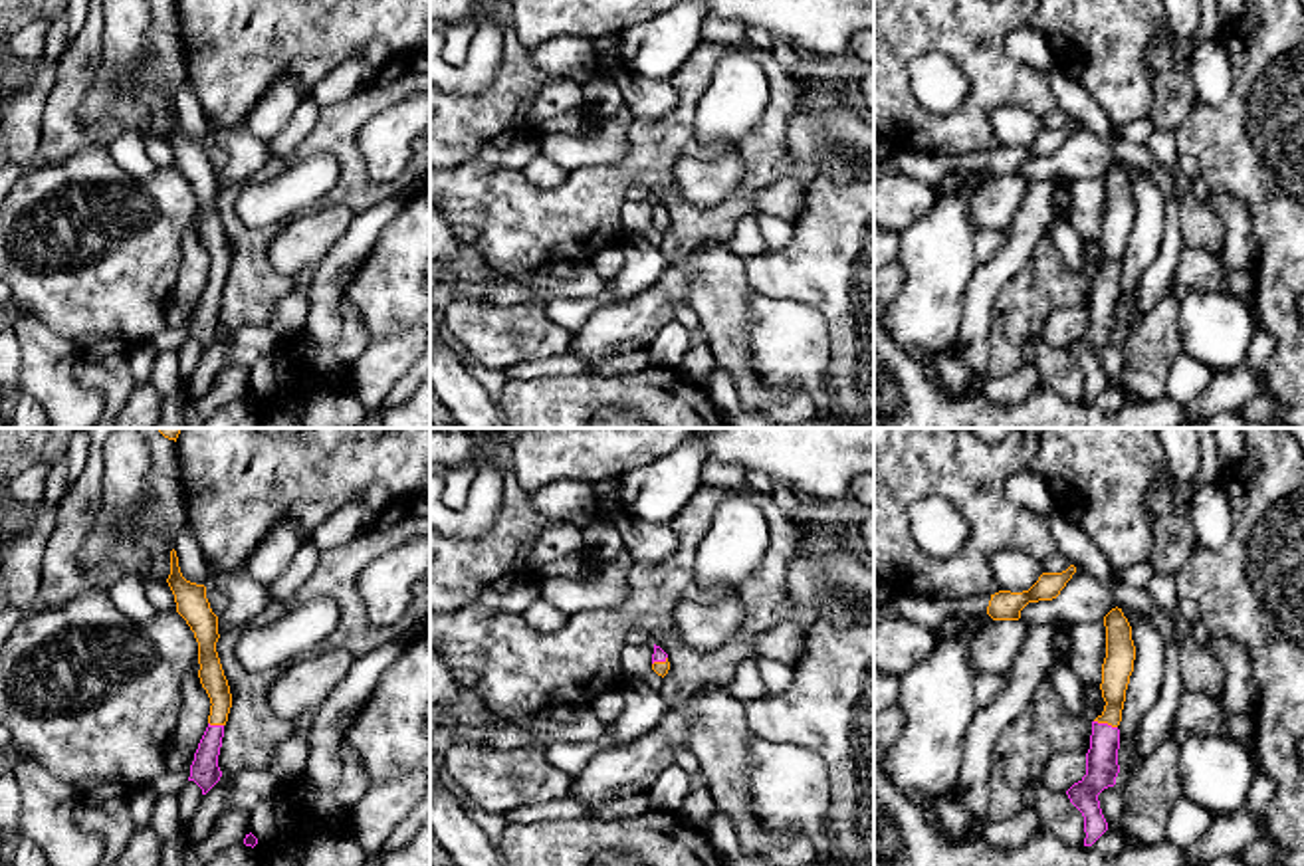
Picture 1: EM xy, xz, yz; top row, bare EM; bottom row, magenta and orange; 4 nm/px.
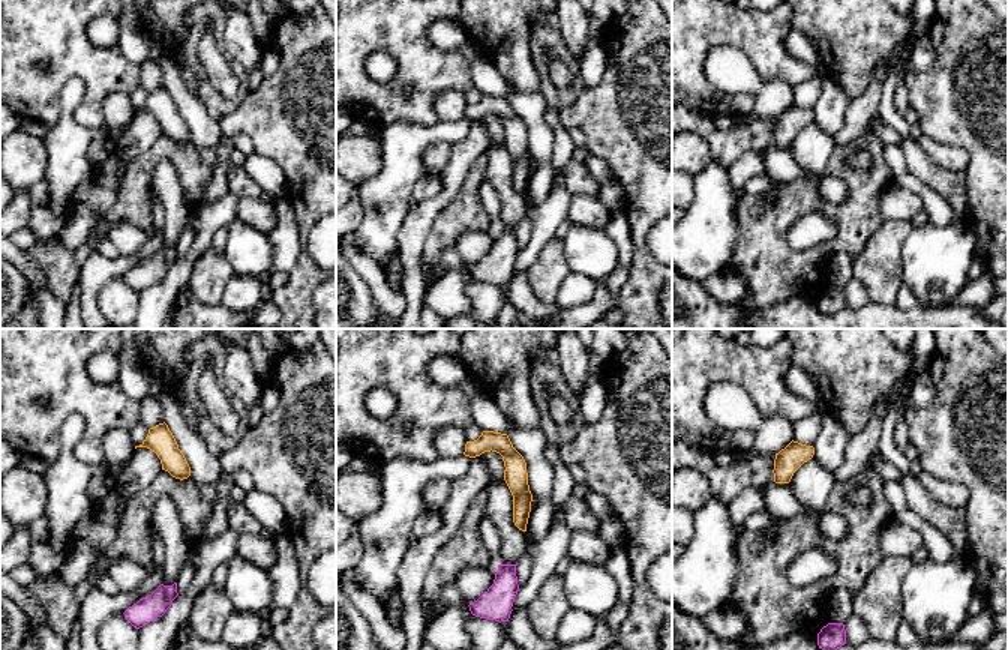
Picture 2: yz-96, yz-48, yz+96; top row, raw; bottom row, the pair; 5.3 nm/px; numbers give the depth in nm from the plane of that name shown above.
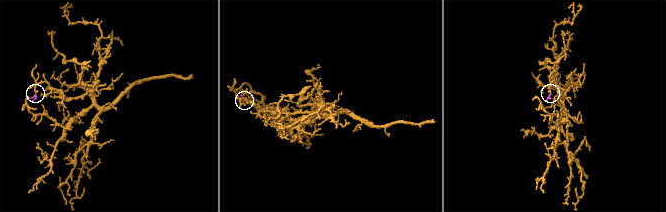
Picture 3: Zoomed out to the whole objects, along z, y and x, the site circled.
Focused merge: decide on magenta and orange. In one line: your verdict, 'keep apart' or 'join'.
join

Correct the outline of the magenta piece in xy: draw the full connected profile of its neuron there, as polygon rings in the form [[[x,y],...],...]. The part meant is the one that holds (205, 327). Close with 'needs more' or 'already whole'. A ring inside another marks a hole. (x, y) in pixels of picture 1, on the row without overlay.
[[[174,105],[170,107],[170,131],[166,139],[174,151],[176,168],[186,176],[198,198],[198,234],[212,260],[208,283],[198,299],[188,333],[188,337],[194,337],[202,345],[202,351],[206,351],[222,333],[218,311],[232,264],[230,242],[216,208],[220,194],[218,172],[210,164],[206,143],[182,133]]]; needs more

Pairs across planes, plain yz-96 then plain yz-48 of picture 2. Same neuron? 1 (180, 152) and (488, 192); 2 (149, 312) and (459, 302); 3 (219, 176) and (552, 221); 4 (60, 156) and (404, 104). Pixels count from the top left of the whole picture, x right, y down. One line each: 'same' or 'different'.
1: different
2: different
3: different
4: different

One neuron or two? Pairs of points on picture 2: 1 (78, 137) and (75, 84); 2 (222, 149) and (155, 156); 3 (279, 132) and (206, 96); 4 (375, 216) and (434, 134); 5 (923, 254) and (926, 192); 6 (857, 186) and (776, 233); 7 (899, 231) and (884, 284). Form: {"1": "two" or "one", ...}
{"1": "one", "2": "two", "3": "two", "4": "one", "5": "two", "6": "one", "7": "one"}

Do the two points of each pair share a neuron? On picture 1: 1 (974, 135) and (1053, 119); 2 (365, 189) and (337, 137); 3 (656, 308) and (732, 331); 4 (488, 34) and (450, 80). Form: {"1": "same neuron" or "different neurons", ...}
{"1": "different neurons", "2": "same neuron", "3": "different neurons", "4": "same neuron"}

